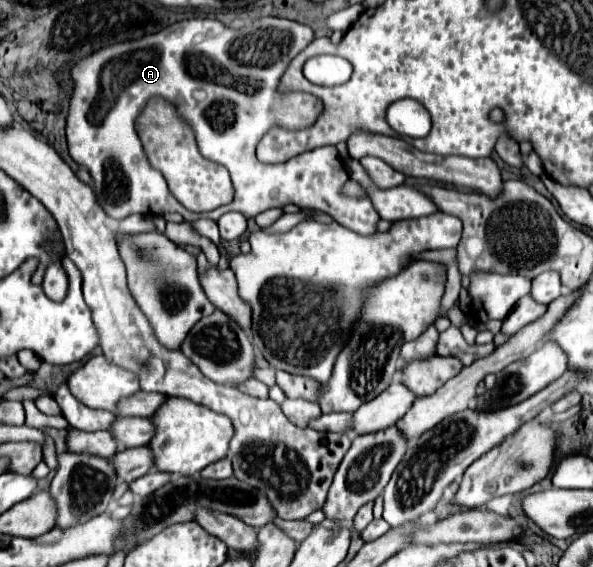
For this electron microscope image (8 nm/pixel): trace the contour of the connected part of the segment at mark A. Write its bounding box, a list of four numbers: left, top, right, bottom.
[67,16,435,236]

